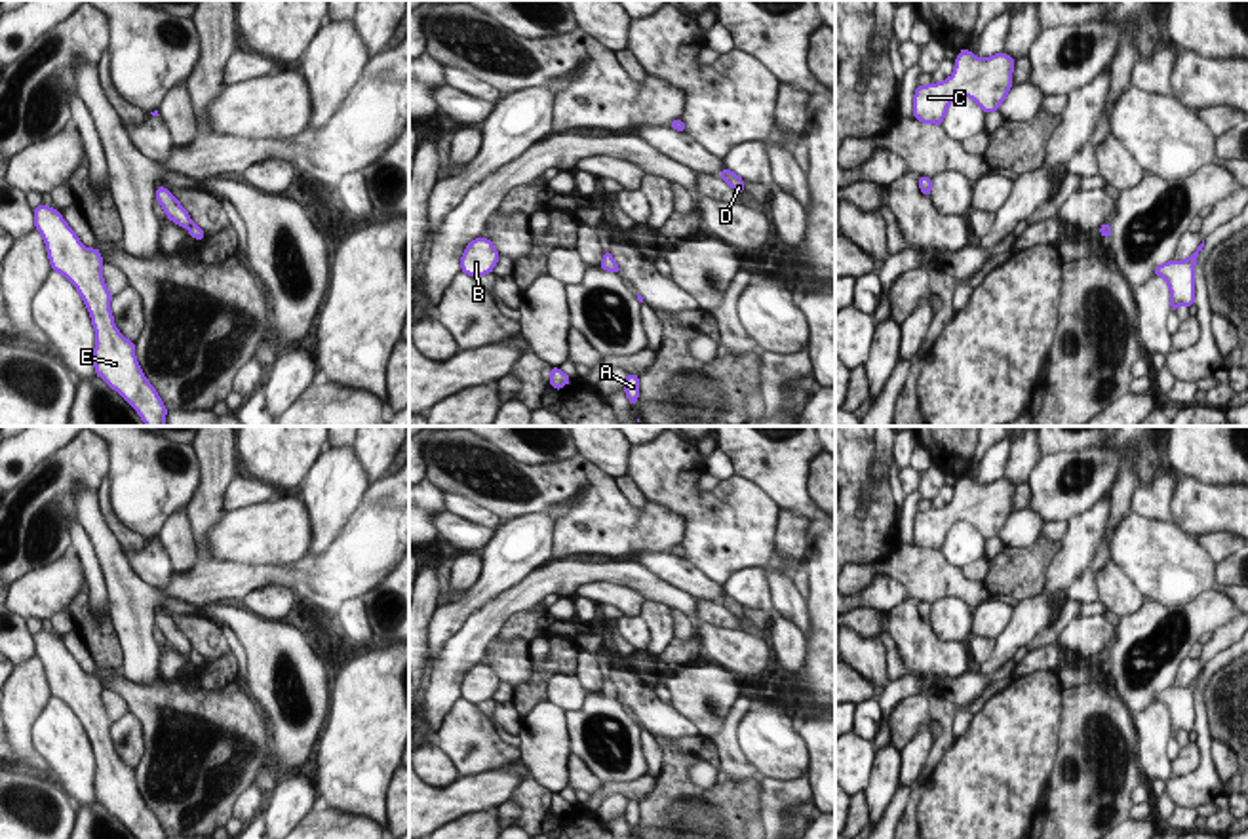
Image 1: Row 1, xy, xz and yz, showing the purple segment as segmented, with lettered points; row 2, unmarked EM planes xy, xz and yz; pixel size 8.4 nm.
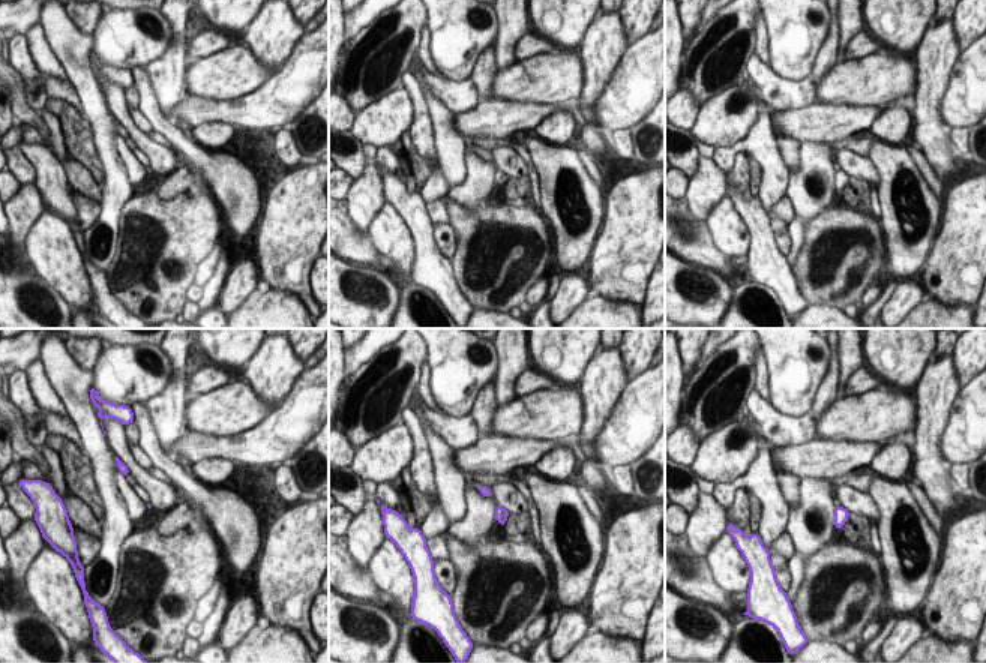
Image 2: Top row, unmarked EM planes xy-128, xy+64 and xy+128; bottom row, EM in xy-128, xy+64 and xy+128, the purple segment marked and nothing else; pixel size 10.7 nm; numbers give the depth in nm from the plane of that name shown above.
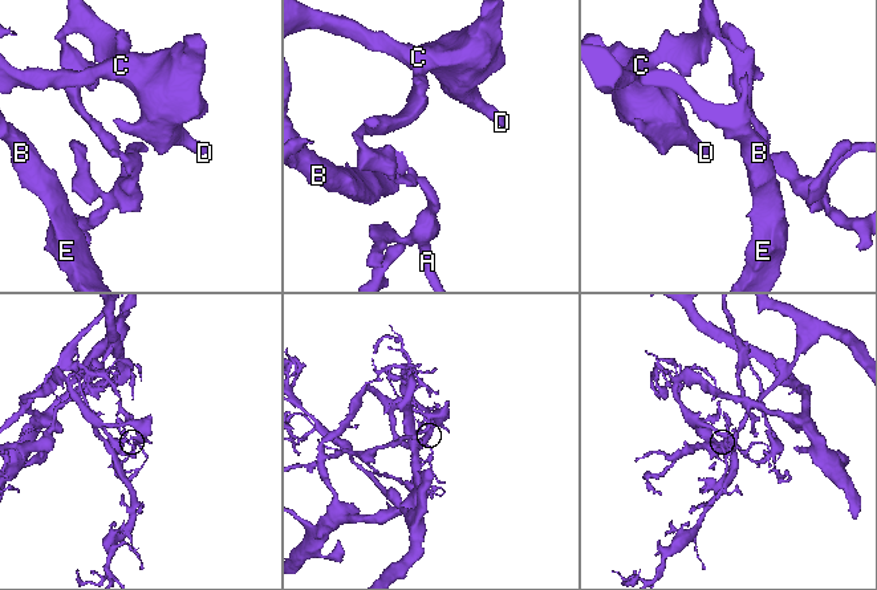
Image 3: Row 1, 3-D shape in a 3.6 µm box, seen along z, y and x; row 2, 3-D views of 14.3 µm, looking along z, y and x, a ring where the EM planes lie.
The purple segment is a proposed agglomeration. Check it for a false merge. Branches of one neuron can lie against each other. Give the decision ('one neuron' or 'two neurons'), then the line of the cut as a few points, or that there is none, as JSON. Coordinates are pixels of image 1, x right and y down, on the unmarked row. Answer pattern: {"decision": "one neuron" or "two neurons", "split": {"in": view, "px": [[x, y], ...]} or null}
{"decision": "two neurons", "split": {"in": "xy", "px": [[193, 649], [187, 653]]}}

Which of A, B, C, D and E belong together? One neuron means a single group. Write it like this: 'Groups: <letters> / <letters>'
Groups: A / B C D E

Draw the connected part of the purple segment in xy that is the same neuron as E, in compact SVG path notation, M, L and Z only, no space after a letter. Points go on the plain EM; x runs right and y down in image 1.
M40 630L32 639L34 653L46 668L51 696L72 708L91 742L95 801L105 805L137 839L167 839L137 790L135 769L114 751L112 721L101 700L105 689L99 675L88 675L57 635Z

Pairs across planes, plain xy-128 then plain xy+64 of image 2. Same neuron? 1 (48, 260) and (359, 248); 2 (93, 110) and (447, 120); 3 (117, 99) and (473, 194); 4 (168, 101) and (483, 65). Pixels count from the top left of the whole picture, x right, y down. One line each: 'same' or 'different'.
1: different
2: same
3: different
4: different

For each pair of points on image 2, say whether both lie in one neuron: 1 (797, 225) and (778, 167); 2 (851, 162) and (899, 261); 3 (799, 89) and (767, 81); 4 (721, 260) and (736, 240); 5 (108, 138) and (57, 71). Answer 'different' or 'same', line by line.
1: different
2: different
3: same
4: different
5: different

